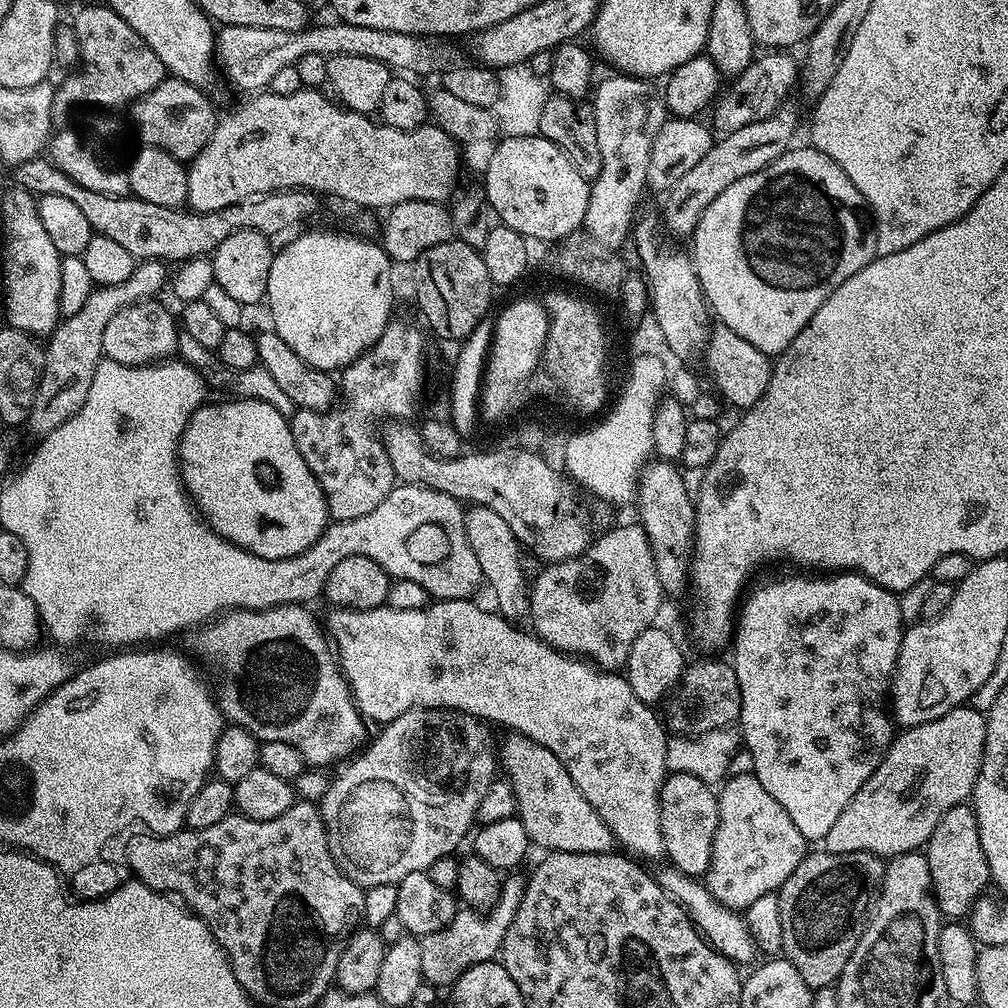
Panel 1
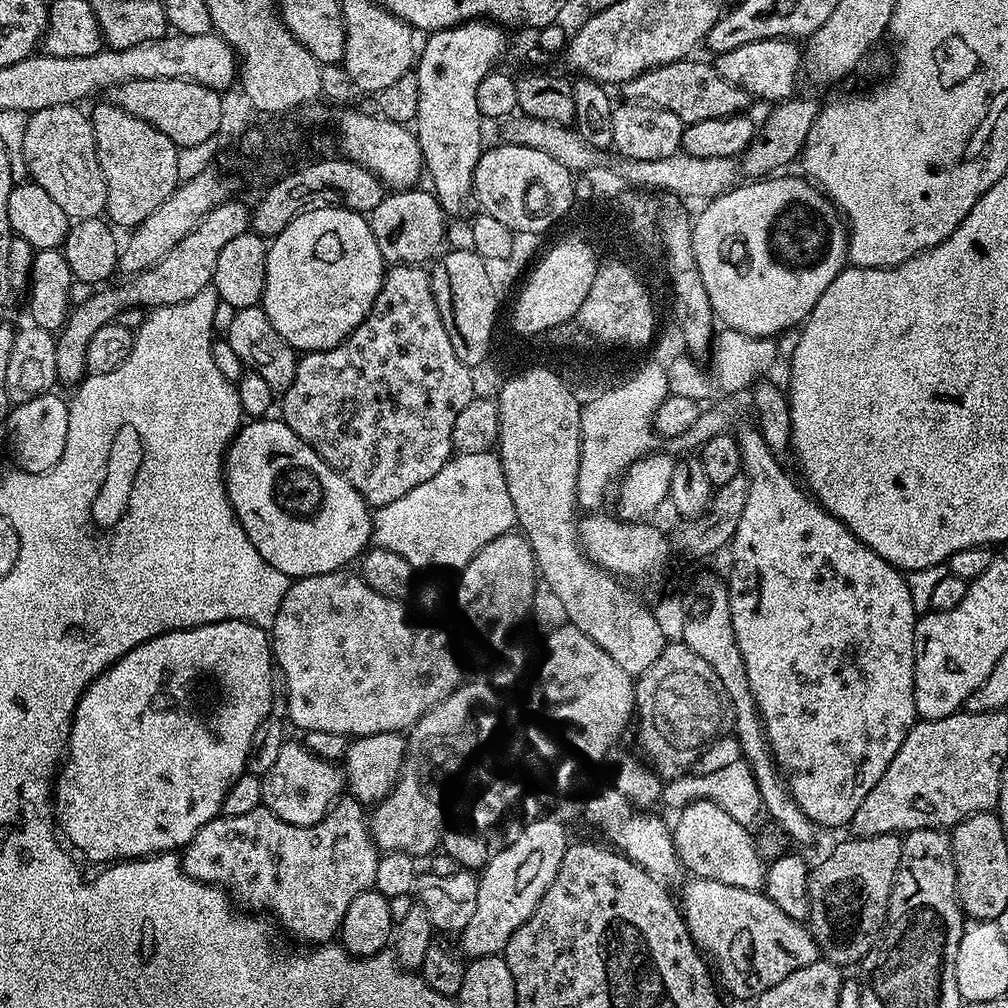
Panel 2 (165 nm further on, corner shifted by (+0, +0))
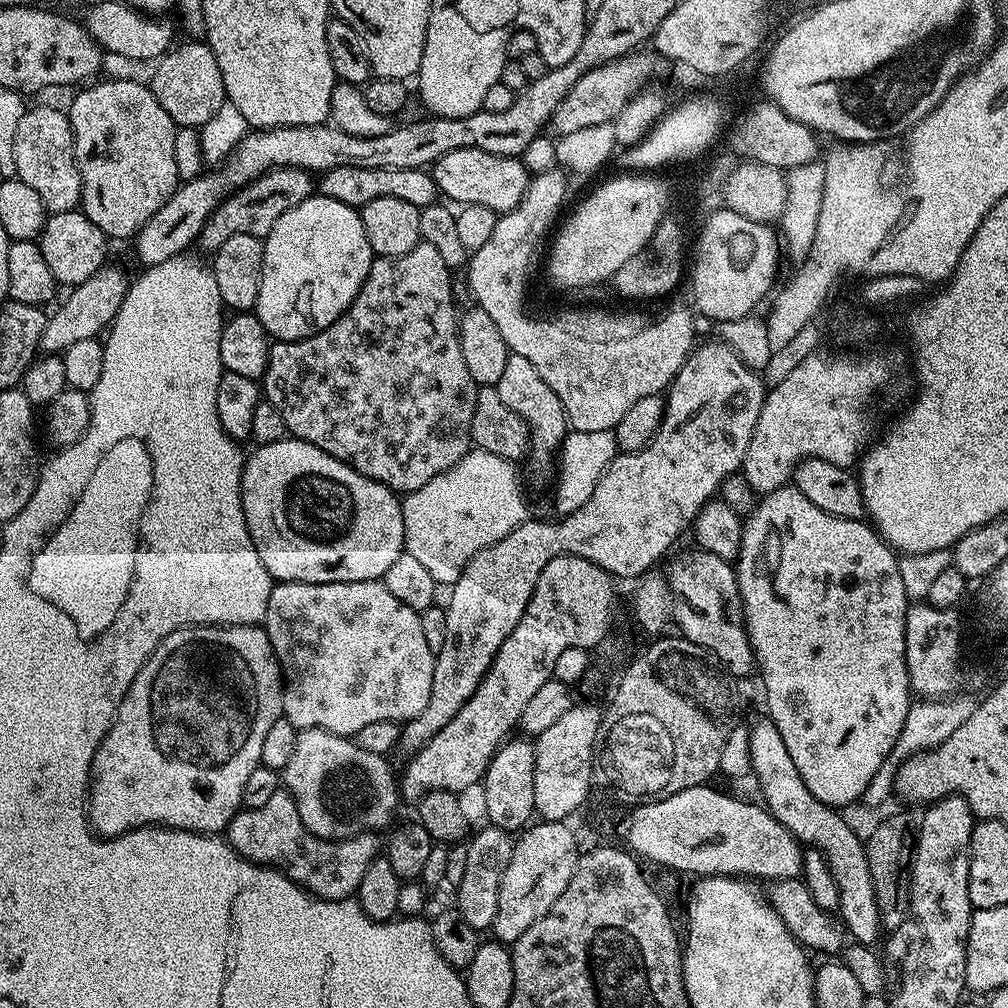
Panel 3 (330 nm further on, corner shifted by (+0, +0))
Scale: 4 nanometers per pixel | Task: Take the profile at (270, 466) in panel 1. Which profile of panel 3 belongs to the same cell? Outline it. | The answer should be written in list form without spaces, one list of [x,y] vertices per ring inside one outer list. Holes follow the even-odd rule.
[[[285,438],[278,442],[261,444],[253,447],[253,452],[247,453],[244,461],[244,473],[240,483],[242,494],[242,510],[246,514],[246,526],[250,530],[250,538],[254,542],[254,550],[258,550],[258,558],[262,558],[262,566],[271,574],[273,581],[287,582],[289,584],[329,584],[330,582],[366,582],[367,580],[379,580],[398,562],[404,547],[404,509],[402,500],[392,489],[384,484],[374,482],[362,474],[358,474],[349,464],[344,464],[338,458],[318,450],[305,440]]]

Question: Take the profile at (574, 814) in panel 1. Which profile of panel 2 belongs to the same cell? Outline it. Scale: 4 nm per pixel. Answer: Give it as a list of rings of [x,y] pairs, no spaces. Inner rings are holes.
[[[688,878],[680,900],[678,896],[678,908],[693,945],[716,963],[725,990],[740,1000],[755,1001],[770,986],[778,986],[782,978],[790,978],[794,970],[815,964],[818,959],[816,943],[807,927],[782,914],[763,891]]]

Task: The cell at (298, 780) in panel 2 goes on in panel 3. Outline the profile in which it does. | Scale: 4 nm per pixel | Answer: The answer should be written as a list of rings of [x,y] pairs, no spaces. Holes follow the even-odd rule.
[[[302,728],[296,734],[294,755],[282,770],[282,784],[294,798],[306,830],[323,840],[348,840],[363,832],[379,833],[379,828],[387,829],[393,823],[392,815],[396,807],[401,806],[402,795],[397,773],[392,773],[388,762],[385,757],[370,754],[370,750],[362,750],[355,739],[339,736],[325,728]]]

